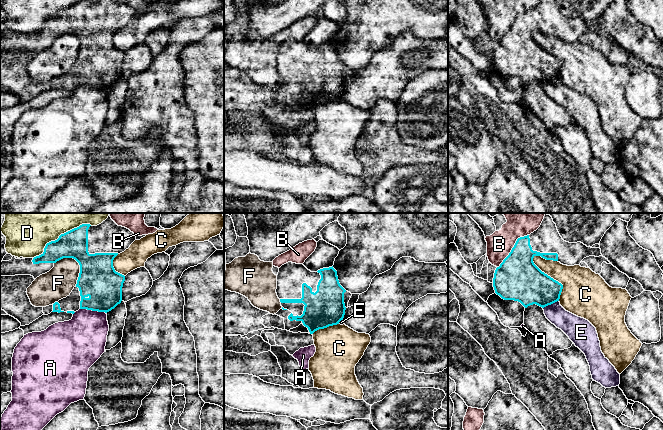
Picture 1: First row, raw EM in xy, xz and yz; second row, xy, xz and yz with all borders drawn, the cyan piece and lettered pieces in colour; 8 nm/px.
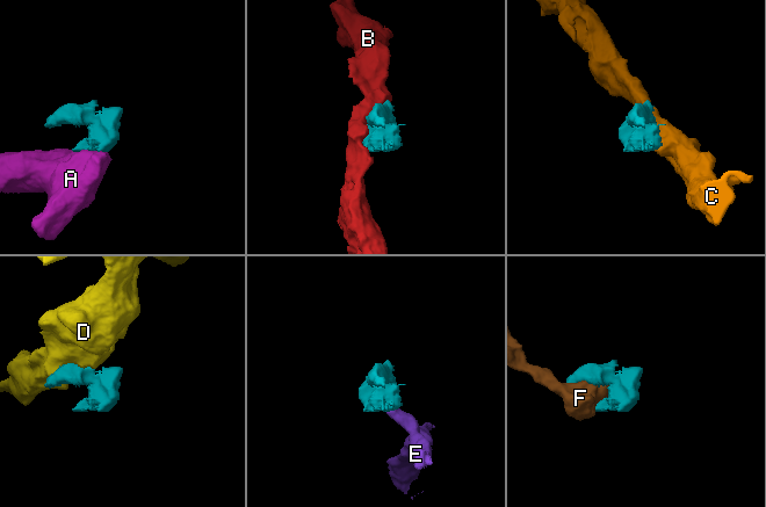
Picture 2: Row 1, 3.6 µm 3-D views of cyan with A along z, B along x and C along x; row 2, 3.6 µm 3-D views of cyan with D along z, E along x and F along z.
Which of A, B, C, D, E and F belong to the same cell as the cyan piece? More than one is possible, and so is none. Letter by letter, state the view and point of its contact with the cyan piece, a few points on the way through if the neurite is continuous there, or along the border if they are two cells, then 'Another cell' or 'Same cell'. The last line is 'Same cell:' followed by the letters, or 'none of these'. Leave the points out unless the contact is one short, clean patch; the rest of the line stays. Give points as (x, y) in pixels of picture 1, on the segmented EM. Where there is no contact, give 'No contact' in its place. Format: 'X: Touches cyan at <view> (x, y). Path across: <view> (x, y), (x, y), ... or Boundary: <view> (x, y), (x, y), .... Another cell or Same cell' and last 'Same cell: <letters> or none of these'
A: Touches cyan at xy (93, 310). Another cell
B: Touches cyan at yz (512, 248). Another cell
C: Touches cyan at yz (552, 278). Another cell
D: Touches cyan at xy (60, 235). Another cell
E: Touches cyan at yz (550, 304). Boundary: yz (558, 300), (543, 308). Another cell
F: Touches cyan at xy (77, 261). Another cell
Same cell: none of these

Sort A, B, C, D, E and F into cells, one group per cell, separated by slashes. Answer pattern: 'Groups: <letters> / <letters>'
Groups: A / B F / C / D / E

